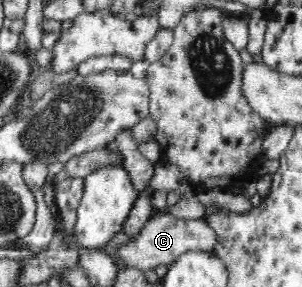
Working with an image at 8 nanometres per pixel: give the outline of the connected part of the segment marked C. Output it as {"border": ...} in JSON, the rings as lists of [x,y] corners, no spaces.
{"border":[[[157,213],[143,229],[139,238],[121,245],[111,251],[115,263],[124,263],[126,267],[147,271],[155,267],[168,267],[190,252],[215,253],[220,243],[220,235],[204,220],[178,219],[173,215]]]}

